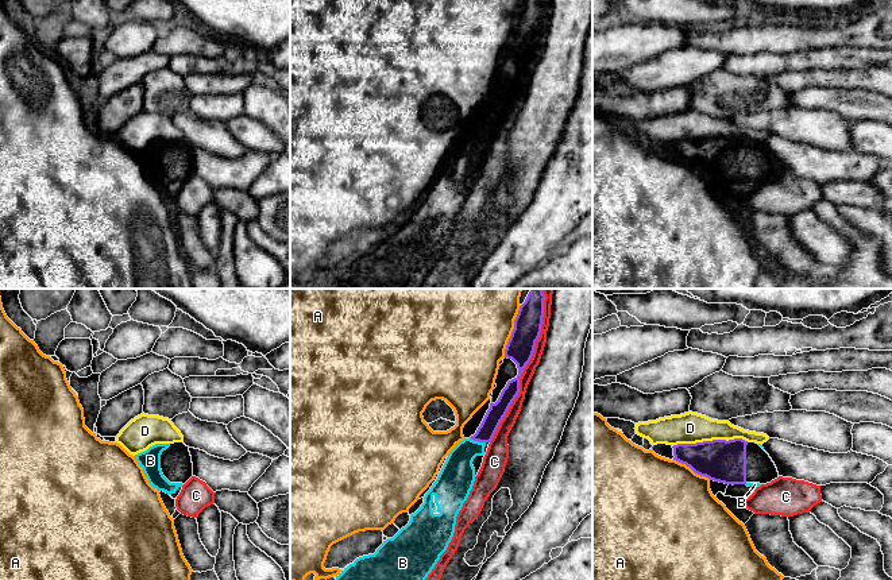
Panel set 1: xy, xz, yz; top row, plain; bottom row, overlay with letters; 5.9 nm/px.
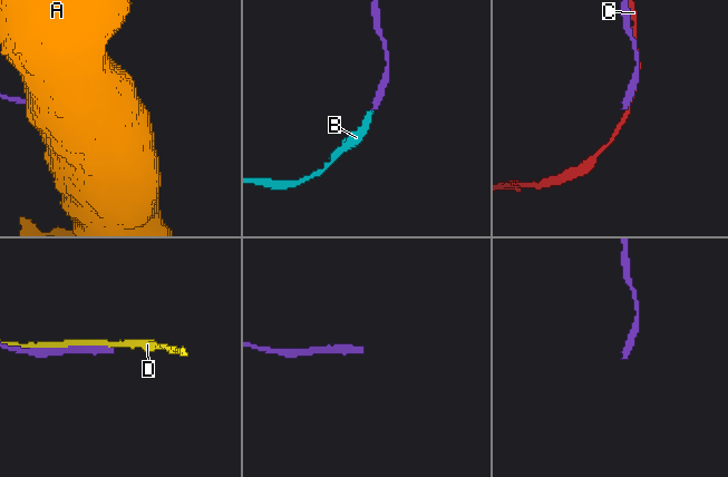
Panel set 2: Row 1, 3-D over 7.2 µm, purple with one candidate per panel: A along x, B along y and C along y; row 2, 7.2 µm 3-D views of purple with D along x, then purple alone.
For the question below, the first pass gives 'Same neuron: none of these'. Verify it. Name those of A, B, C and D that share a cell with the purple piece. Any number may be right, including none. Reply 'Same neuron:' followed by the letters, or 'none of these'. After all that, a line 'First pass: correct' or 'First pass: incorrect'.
Same neuron: B
First pass: incorrect

